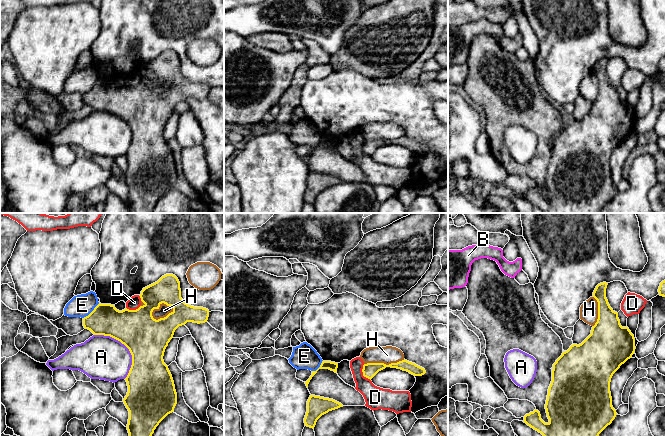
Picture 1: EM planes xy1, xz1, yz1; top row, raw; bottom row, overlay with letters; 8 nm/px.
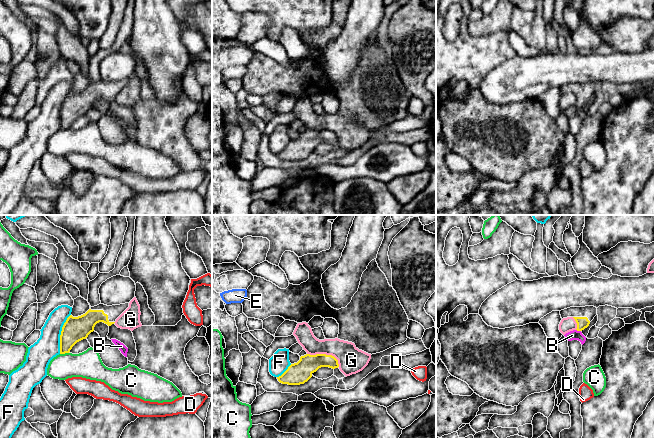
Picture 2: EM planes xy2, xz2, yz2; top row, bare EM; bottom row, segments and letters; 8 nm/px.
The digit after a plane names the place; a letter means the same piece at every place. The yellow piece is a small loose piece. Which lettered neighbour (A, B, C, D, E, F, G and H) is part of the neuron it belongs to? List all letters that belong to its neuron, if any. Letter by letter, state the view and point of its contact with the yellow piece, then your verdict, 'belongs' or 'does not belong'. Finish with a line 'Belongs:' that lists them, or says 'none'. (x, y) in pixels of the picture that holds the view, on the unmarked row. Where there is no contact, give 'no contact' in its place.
A: xy1 (126, 122) | does not belong
B: yz2 (578, 106) | does not belong
C: xy2 (64, 129) | does not belong
D: xz1 (363, 149) | does not belong
E: xy1 (92, 87) | does not belong
F: xy2 (61, 110) | does not belong
G: xz2 (325, 130) | does not belong
H: xy1 (164, 93) | does not belong
Belongs: none

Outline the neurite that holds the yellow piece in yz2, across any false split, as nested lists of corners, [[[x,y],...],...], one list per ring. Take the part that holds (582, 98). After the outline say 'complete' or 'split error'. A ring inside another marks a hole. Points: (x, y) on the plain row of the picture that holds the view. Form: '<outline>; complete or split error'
[[[594,82],[570,83],[560,87],[561,94],[573,93],[577,99],[577,107],[587,104],[590,98],[597,91],[597,84]]]; split error

